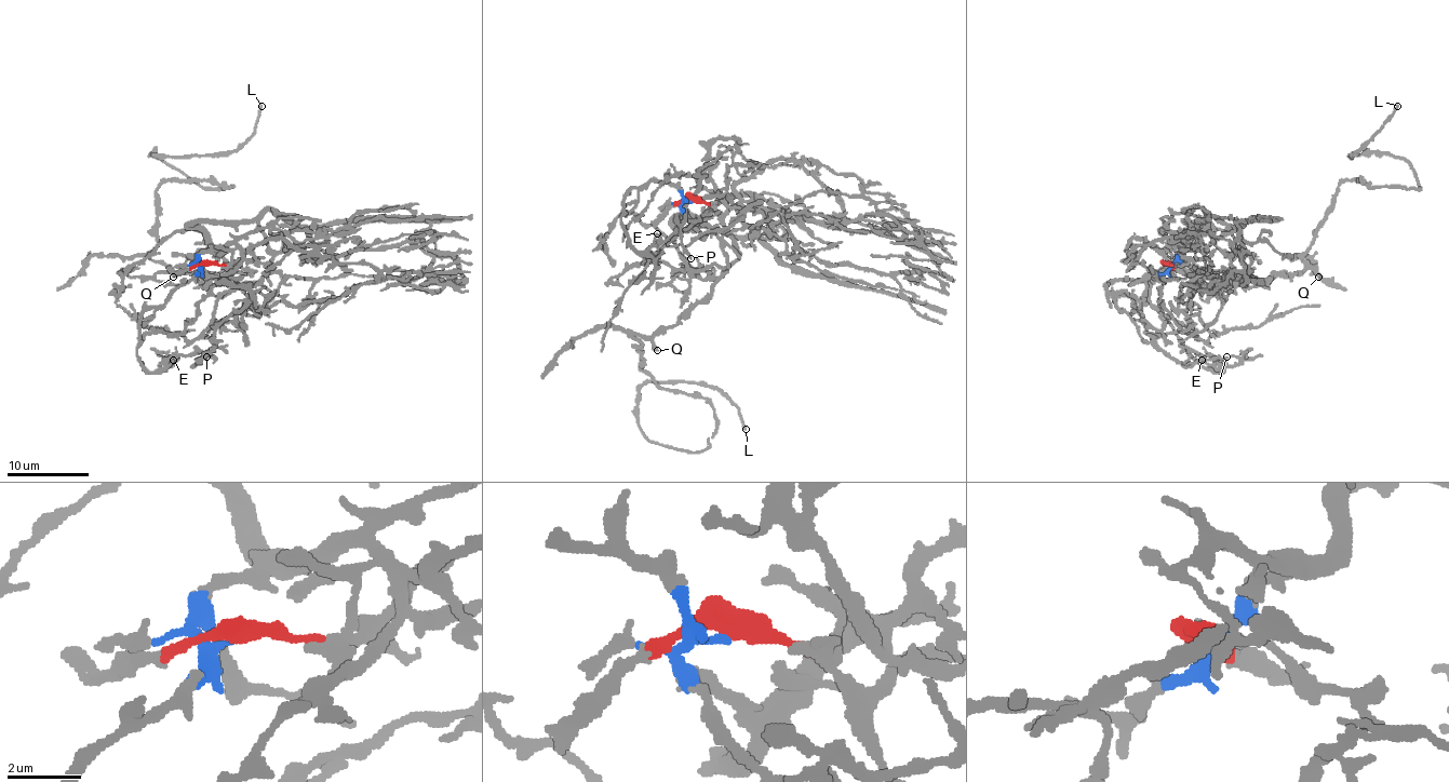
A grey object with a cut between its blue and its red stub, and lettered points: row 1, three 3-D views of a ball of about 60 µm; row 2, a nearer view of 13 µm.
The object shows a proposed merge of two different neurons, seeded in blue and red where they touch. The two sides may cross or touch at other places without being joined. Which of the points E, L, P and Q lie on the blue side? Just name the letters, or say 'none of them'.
E, P

